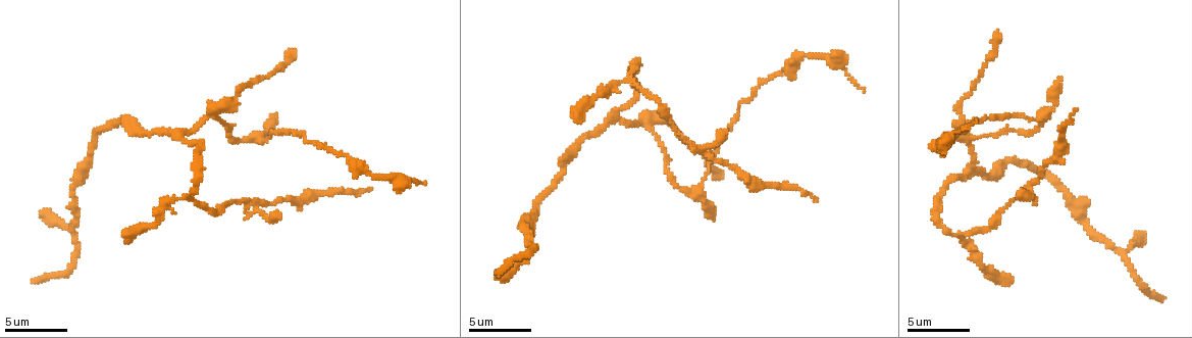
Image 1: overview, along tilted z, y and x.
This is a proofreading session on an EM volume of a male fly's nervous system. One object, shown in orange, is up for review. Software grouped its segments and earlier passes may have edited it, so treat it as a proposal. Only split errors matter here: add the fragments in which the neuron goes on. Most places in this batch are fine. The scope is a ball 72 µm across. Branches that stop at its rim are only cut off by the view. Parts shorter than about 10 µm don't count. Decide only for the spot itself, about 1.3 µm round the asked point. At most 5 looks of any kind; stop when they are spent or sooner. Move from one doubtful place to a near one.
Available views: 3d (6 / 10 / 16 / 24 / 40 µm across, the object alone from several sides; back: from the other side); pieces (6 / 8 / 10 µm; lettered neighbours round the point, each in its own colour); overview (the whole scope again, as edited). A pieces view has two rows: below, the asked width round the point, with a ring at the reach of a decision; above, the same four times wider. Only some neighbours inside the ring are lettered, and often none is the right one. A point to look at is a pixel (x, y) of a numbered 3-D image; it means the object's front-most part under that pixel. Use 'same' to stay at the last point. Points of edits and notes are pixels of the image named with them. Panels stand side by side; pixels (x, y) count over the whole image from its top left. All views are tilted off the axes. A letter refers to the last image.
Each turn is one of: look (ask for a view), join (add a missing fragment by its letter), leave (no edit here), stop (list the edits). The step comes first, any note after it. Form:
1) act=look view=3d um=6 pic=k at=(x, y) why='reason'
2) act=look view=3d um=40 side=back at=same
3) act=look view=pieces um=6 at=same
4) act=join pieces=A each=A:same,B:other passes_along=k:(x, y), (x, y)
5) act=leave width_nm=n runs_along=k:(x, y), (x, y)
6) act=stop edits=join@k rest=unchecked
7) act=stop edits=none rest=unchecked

act=look view=pieces um=8 pic=1 at=(293, 54) why='an open end'

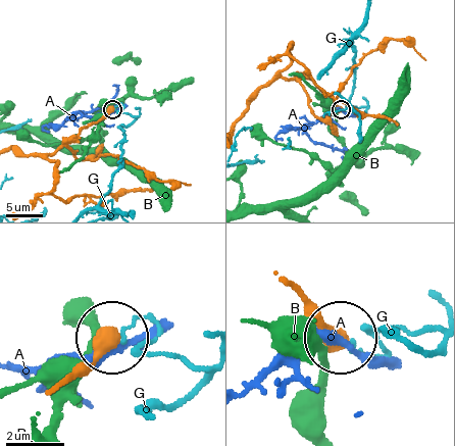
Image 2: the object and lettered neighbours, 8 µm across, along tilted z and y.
act=leave each=A:other,B:other,G:other runs_along=2:(60, 148), (111, 109) found='no lettered fragment goes on from it'

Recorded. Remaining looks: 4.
act=look view=pieces um=6 pic=1 at=(1059, 82) why='branch stops here'

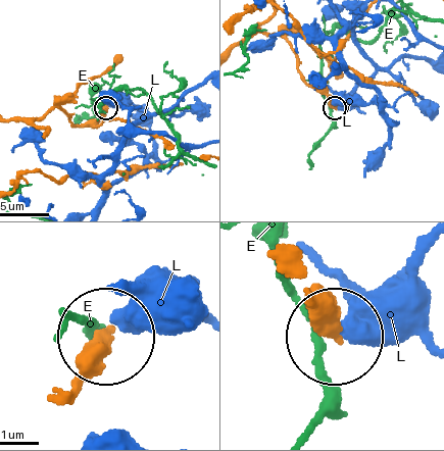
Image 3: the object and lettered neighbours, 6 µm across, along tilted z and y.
act=leave each=E:other,L:other runs_along=3:(70, 388), (99, 333) found='no lettered fragment goes on from it'

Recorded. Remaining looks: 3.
act=look view=pieces um=8 pic=1 at=(276, 216) why='branch stops here'

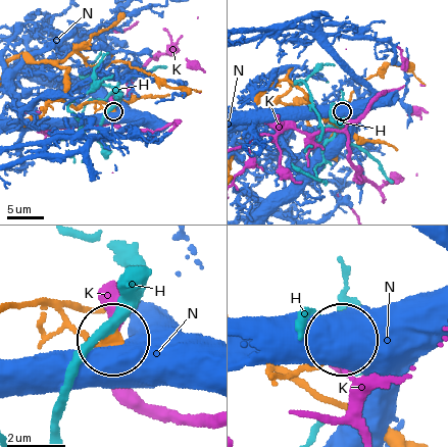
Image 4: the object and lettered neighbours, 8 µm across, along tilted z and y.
act=leave width_nm=480 each=H:other,K:other,N:other runs_along=4:(60, 61), (68, 71), (62, 100), (112, 110) found='none of them fits'

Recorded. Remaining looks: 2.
act=stop edits=none rest=unchecked

